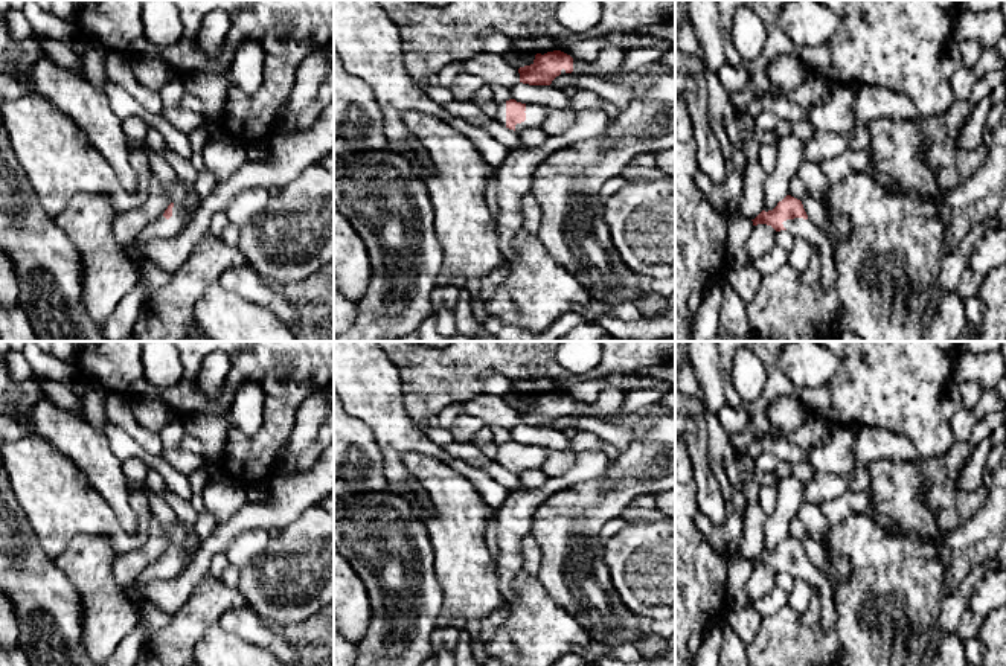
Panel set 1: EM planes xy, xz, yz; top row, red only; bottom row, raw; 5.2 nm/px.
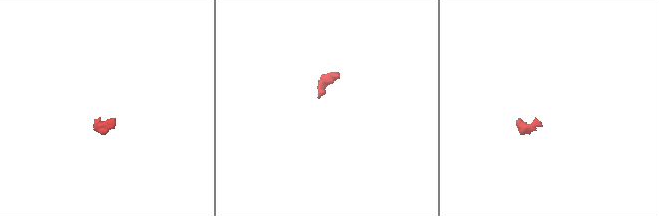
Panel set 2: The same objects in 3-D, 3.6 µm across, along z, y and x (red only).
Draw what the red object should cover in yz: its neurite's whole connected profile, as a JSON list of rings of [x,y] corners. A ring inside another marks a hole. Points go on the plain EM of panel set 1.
[[[787,536],[773,552],[762,552],[753,562],[753,567],[767,565],[776,573],[787,572],[793,578],[806,581],[811,588],[820,593],[822,613],[817,626],[831,632],[837,623],[837,611],[831,582],[823,570],[815,568],[808,559],[800,541]]]

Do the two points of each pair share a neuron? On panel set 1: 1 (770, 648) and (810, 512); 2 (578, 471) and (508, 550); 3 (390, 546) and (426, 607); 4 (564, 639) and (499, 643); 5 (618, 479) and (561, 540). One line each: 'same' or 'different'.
1: different
2: same
3: same
4: same
5: same

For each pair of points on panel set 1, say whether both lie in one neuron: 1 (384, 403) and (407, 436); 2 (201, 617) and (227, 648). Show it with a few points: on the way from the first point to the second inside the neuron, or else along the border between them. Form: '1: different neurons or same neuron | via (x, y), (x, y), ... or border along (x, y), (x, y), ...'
1: same neuron | via (384, 410), (400, 429)
2: different neurons | border along (217, 621), (192, 649)

